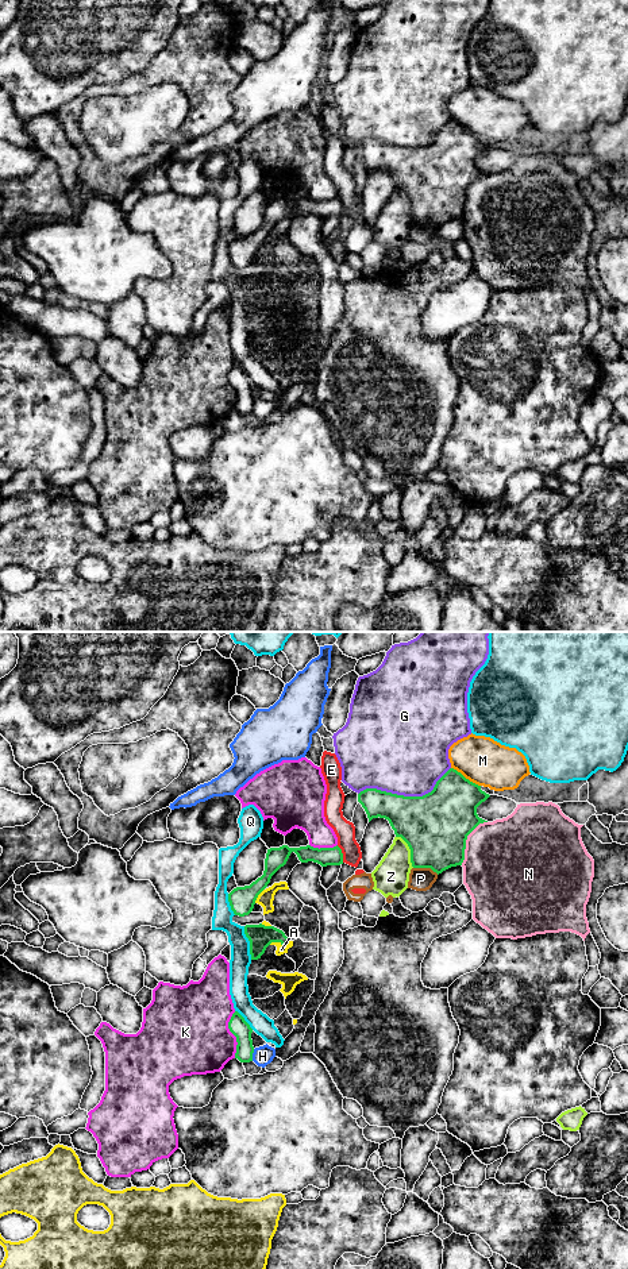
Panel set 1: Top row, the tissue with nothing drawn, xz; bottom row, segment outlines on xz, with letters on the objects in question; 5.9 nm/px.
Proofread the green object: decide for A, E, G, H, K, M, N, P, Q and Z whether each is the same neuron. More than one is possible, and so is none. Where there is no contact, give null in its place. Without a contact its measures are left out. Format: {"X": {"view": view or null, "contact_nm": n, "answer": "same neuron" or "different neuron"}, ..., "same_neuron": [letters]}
{"A": {"view": "xz", "contact_nm": 130, "answer": "different neuron"}, "E": {"view": "xz", "contact_nm": 110, "answer": "different neuron"}, "G": {"view": "xz", "contact_nm": 600, "answer": "different neuron"}, "H": {"view": "xz", "contact_nm": 70, "answer": "different neuron"}, "K": {"view": "xz", "contact_nm": 280, "answer": "different neuron"}, "M": {"view": "xz", "contact_nm": 200, "answer": "different neuron"}, "N": {"view": "xz", "contact_nm": 300, "answer": "different neuron"}, "P": {"view": "xz", "contact_nm": 160, "answer": "different neuron"}, "Q": {"view": "xz", "contact_nm": 200, "answer": "different neuron"}, "Z": {"view": "xz", "contact_nm": 220, "answer": "different neuron"}, "same_neuron": []}

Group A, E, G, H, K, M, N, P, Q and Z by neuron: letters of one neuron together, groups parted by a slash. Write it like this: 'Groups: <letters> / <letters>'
Groups: A / E P / G / H / K / M / N / Q / Z

